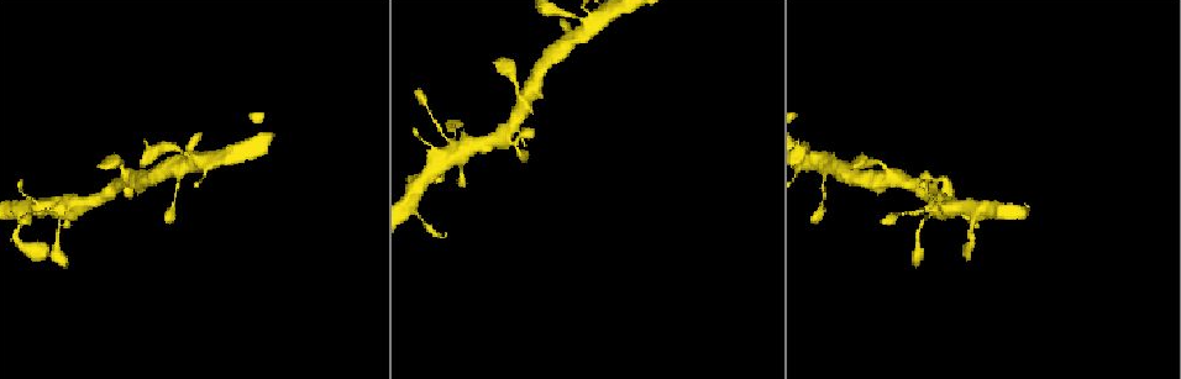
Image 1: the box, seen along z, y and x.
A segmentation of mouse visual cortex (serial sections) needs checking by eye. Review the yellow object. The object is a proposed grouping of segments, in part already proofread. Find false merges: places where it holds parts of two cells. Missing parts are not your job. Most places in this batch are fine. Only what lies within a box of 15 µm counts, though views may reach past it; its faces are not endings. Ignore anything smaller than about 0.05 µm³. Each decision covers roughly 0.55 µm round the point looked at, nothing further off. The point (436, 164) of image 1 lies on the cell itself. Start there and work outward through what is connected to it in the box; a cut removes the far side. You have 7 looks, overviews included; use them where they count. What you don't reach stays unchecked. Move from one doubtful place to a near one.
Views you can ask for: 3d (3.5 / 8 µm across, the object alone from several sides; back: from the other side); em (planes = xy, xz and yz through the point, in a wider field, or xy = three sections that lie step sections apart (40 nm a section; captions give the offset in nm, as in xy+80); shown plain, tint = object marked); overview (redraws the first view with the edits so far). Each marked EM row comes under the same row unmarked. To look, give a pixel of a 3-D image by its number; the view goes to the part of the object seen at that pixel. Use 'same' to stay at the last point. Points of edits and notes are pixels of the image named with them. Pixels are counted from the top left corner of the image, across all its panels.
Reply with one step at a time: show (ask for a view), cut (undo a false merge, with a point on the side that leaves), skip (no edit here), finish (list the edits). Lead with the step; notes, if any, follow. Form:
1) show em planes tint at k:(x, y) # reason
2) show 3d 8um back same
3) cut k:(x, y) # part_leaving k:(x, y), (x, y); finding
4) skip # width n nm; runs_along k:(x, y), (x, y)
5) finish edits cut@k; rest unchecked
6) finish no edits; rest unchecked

show 3d 8um at 1:(58, 209) # abrupt turn

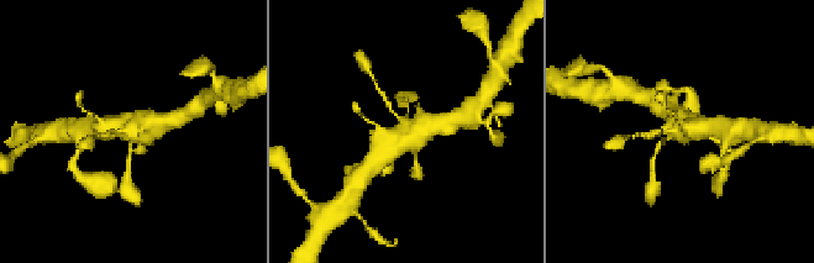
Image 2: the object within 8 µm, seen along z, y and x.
show em planes tint at 2:(405, 120) # need the tissue

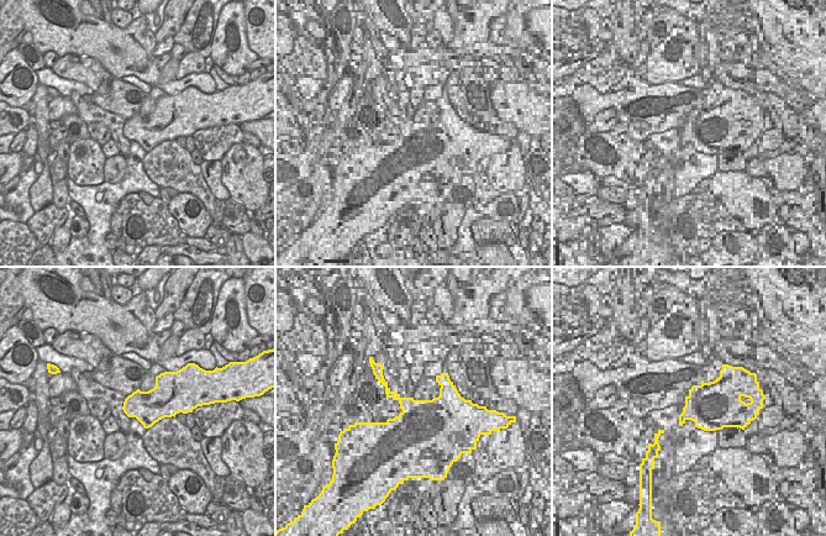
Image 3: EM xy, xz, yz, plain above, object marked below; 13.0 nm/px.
skip # width 420 nm; runs_along 2:(383, 151), (403, 133), (440, 124); one cell here

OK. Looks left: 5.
show 3d 3.5um back at 1:(518, 138) # abrupt turn

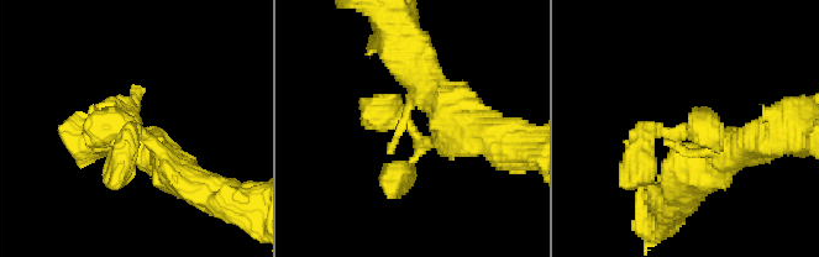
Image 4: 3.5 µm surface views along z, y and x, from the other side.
show em xy step 3 tint at 4:(416, 130)

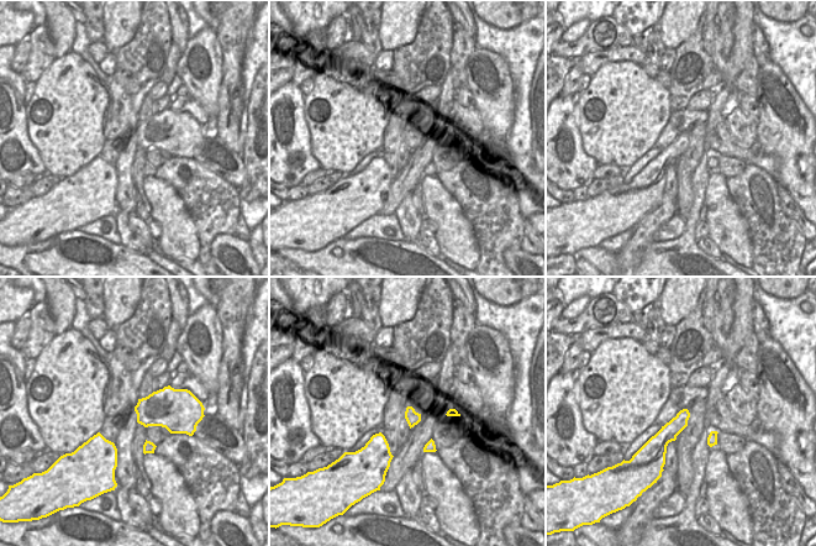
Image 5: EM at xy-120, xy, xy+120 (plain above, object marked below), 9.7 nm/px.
skip # runs_along 4:(190, 183), (126, 126), (95, 152); one cell here

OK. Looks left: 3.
show 3d 8um at 1:(587, 21) # four or more arms meet

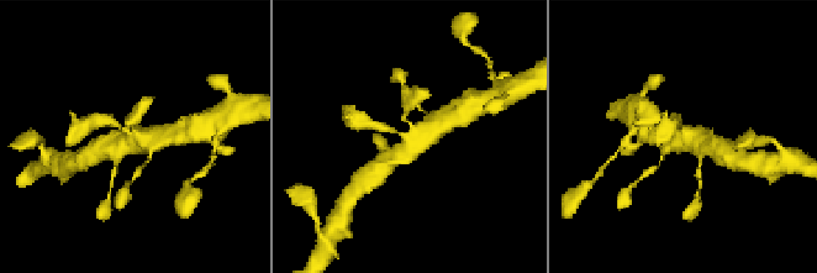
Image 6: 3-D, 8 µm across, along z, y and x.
show em planes tint at 6:(684, 134) # need the tissue

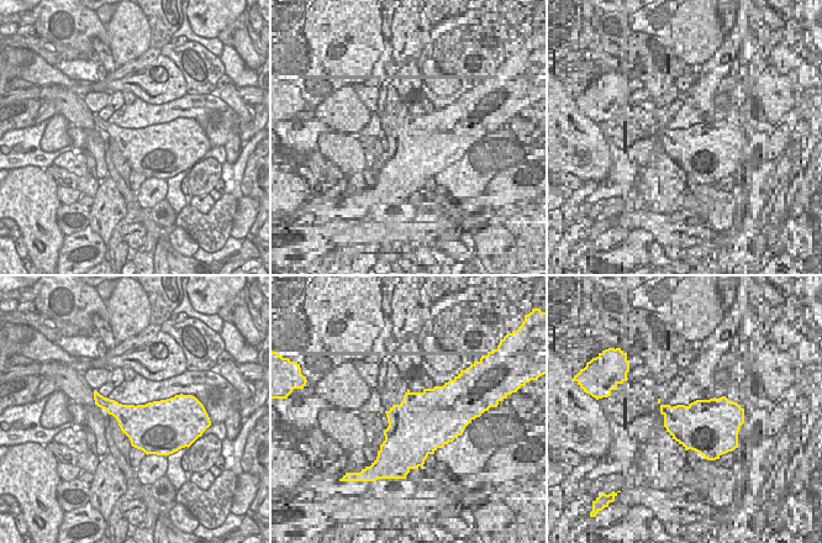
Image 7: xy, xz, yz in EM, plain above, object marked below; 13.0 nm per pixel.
skip # runs_along 6:(385, 163), (432, 130), (443, 125); continuous, no second cell

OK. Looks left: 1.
finish no edits; rest unchecked

